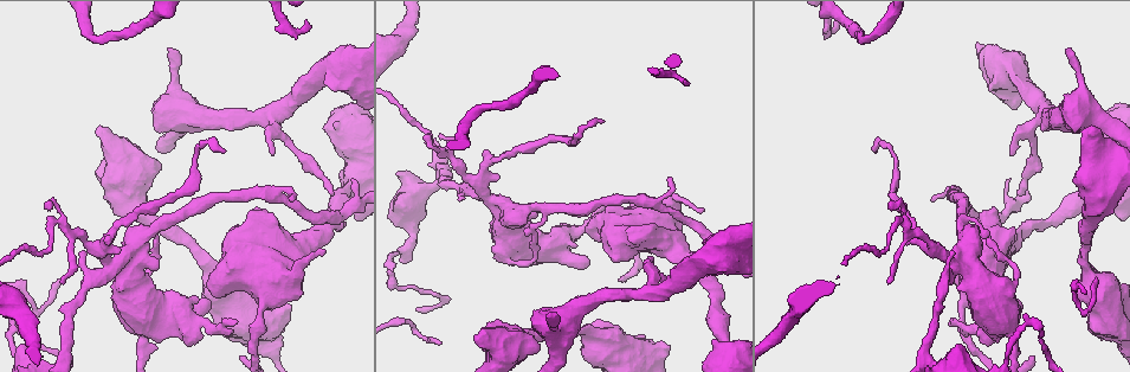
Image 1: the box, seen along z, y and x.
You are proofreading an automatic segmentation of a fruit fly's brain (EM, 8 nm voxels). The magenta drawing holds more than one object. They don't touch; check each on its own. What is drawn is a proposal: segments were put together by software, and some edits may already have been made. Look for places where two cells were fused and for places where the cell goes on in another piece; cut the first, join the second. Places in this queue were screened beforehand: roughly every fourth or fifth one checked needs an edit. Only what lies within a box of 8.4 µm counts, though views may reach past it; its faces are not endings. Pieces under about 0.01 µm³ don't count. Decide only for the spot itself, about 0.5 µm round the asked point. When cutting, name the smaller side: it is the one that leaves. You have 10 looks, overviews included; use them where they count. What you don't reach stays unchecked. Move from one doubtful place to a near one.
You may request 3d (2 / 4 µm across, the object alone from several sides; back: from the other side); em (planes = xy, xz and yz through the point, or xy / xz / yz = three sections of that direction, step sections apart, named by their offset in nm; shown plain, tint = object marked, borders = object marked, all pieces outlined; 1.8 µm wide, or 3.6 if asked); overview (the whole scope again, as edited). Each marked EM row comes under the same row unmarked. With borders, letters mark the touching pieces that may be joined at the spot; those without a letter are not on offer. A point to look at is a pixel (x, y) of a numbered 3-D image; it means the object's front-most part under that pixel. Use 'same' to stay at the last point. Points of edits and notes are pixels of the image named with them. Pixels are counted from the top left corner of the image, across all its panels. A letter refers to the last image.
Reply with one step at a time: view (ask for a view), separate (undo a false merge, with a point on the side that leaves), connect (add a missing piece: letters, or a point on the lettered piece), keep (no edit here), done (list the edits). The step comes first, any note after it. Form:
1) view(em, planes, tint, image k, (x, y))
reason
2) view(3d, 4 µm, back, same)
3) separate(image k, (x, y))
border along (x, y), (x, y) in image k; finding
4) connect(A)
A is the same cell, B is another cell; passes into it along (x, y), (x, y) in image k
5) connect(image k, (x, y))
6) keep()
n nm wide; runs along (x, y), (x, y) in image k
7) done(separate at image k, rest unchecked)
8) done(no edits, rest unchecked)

view(3d, 2 µm, image 1, (961, 315))
a narrow waist

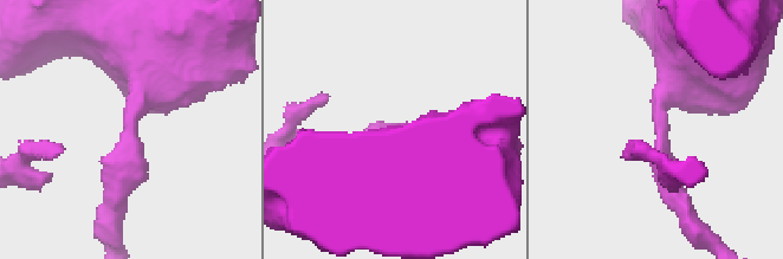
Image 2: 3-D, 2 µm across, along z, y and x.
view(em, planes, tint, image 2, (663, 136))

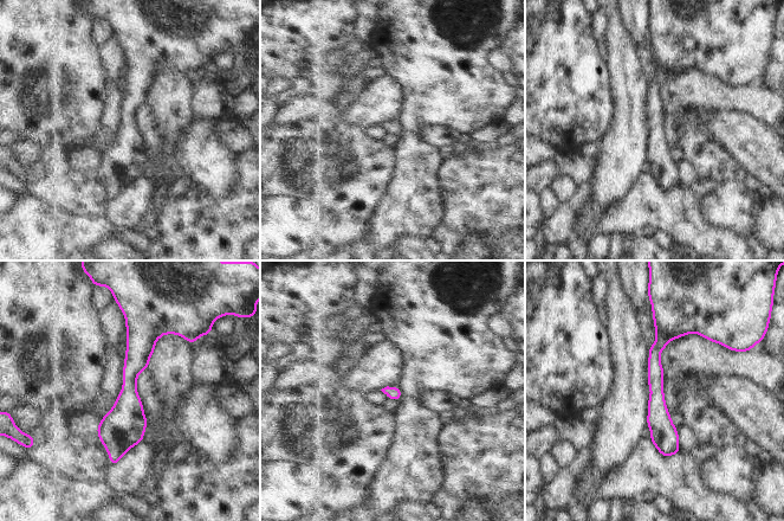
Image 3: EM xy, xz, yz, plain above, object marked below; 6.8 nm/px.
view(em, planes, borders, same)

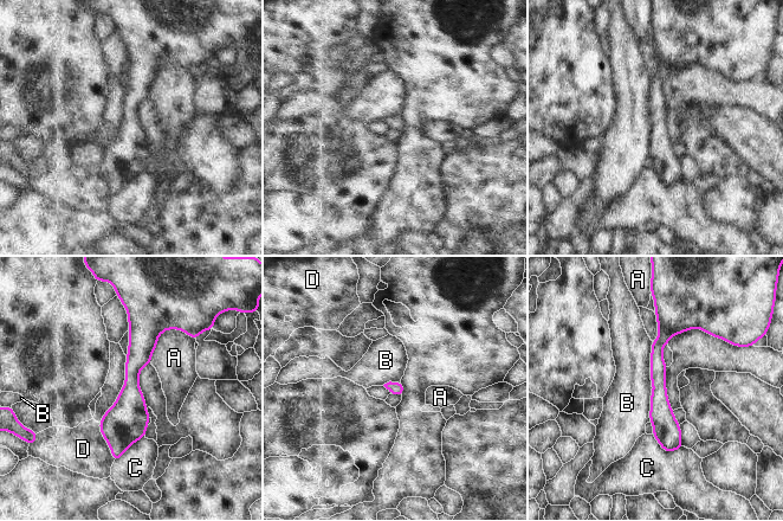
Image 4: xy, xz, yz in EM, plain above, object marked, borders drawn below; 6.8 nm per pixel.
keep()
90 nm wide; A, B, C and D are other cells; one cell here

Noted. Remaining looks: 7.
view(em, 3.6 µm, yz, step 8, tint, image 1, (496, 209))
sharp bend

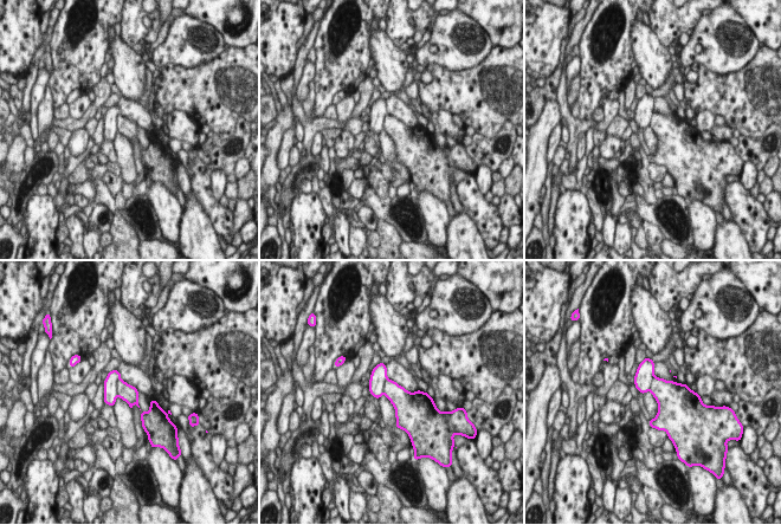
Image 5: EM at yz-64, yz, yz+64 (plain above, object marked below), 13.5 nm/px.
view(em, 3.6 µm, planes, borders, same)

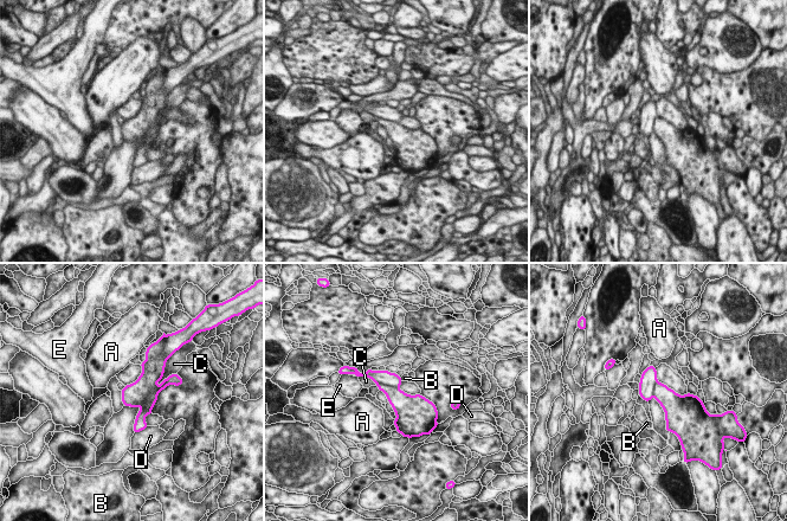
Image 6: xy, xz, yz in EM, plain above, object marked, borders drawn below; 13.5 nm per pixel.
separate(image 6, (384, 377))
A, B, C, D and E are other cells; border along (376, 381), (397, 387) in image 6; a second cell is stuck on

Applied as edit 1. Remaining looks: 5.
view(overview)
see it whole again

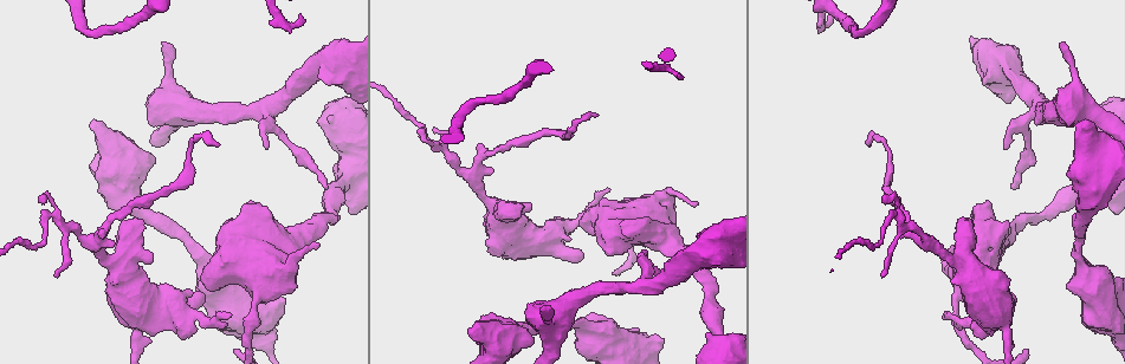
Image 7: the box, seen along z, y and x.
view(em, xz, step 8, borders, image 7, (1026, 349))

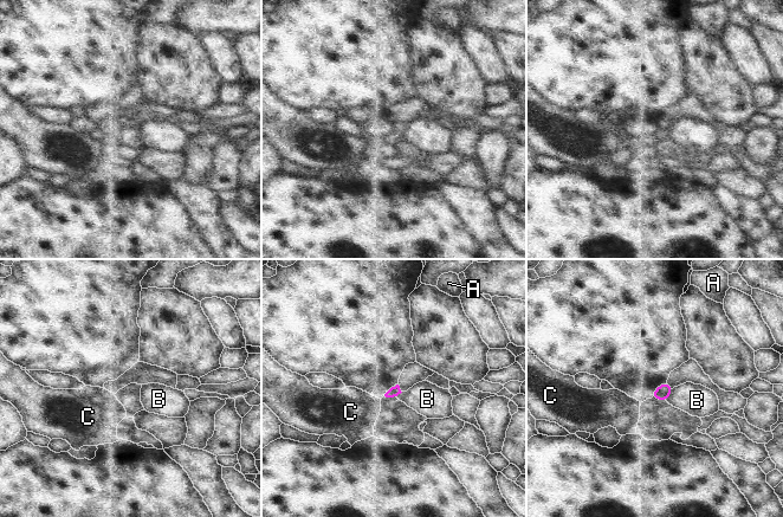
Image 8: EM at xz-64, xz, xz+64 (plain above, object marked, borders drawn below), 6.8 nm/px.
view(em, planes, borders, same)
another direction

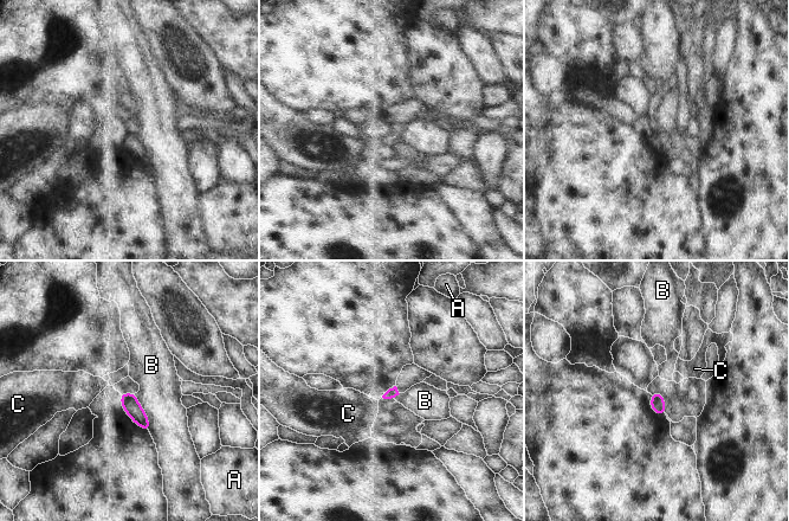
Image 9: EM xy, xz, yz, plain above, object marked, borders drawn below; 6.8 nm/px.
keep()
B touches over 280 nm; A, B and C are other cells; border along (134, 393), (148, 419), (149, 431) in image 9; no lettered piece goes on from it

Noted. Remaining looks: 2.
view(em, planes, borders, image 7, (544, 307))
an open end

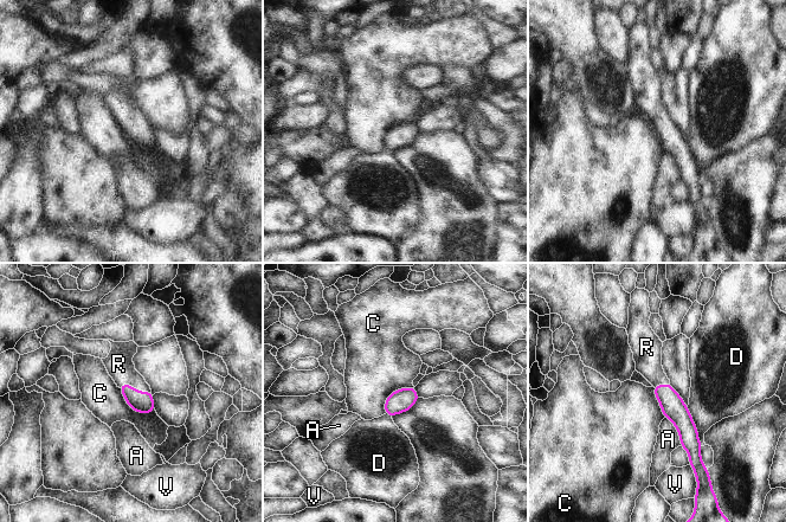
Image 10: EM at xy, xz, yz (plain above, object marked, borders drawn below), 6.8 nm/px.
connect(R)
R is the same cell, A, C, D and V are other cells; passes into it along (140, 401), (134, 388), (118, 363) in image 10; the cell continues

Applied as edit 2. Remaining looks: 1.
done(separate at image 6, connect at image 10, rest unchecked)

